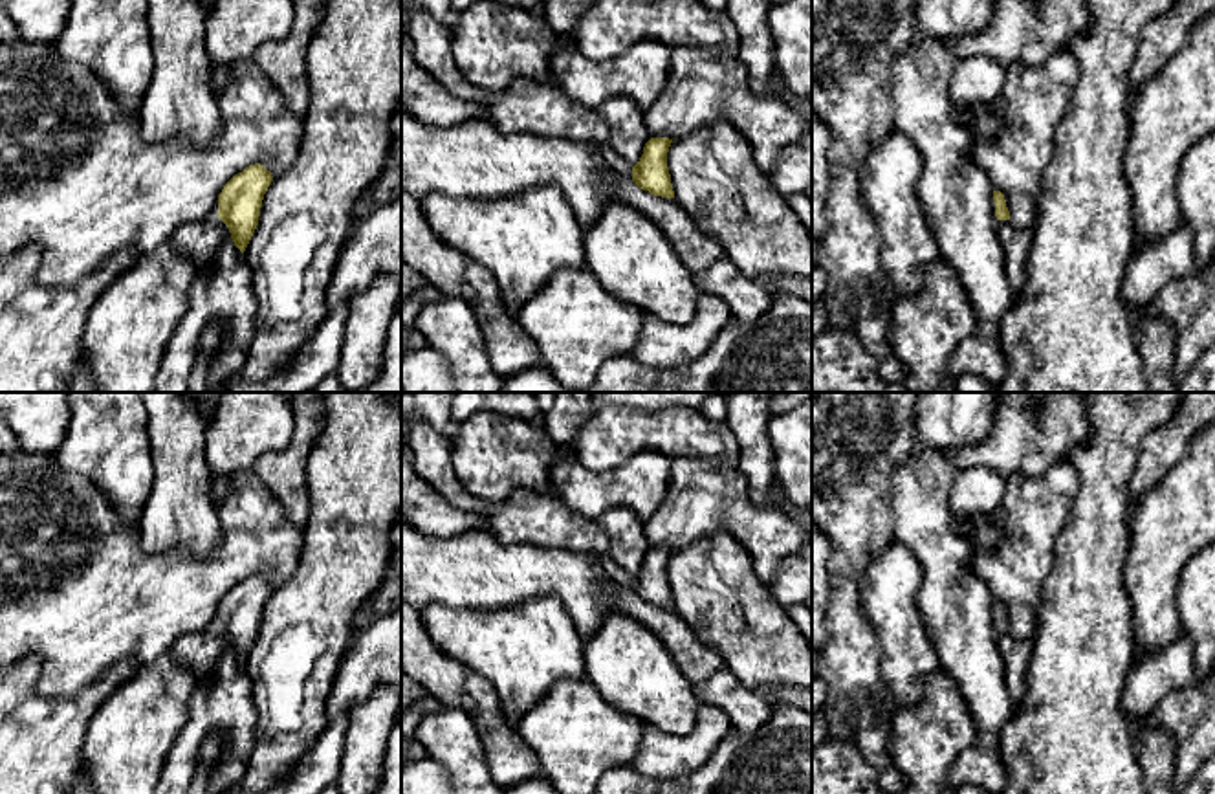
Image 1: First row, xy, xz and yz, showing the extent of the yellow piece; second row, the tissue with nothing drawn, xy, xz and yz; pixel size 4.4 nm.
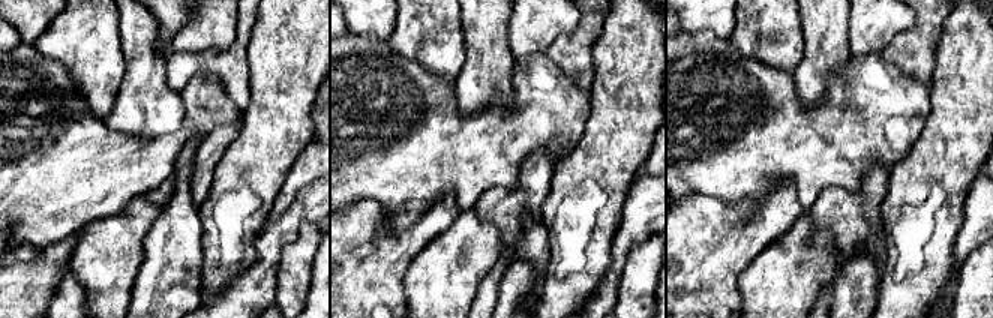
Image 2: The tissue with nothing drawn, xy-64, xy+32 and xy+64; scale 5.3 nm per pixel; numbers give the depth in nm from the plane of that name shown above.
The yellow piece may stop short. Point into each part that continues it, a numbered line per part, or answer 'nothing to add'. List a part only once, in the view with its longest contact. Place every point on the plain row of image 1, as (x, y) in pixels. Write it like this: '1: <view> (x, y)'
1: xz (612, 574)

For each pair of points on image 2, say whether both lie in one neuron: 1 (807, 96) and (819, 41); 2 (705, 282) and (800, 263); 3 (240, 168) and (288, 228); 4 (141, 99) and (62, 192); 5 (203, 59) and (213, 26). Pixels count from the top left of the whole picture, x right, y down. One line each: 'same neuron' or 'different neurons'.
1: same neuron
2: different neurons
3: different neurons
4: different neurons
5: different neurons

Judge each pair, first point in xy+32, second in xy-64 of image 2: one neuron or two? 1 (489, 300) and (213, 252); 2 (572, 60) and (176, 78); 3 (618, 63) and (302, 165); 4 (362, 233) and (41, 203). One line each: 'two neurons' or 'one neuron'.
1: two neurons
2: one neuron
3: two neurons
4: two neurons

